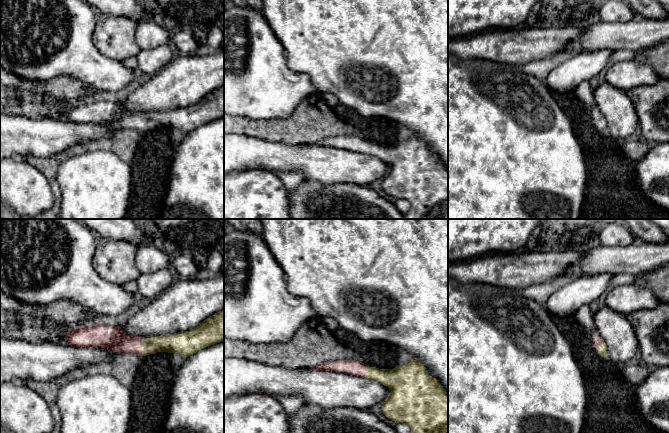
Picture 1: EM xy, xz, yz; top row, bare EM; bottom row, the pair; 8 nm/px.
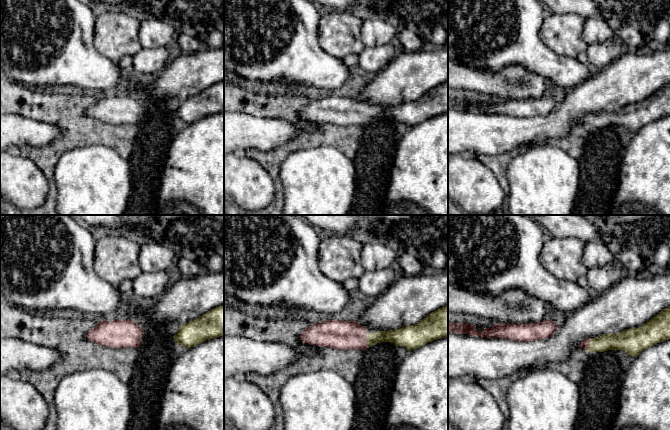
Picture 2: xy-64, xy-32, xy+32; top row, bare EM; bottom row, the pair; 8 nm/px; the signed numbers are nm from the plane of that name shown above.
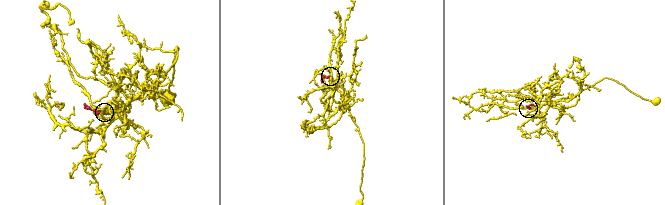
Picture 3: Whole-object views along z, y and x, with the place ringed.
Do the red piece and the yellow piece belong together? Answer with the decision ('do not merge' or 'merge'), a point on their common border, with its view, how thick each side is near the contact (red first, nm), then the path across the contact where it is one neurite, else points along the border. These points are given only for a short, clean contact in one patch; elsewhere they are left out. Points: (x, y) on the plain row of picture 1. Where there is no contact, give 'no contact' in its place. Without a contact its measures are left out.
merge | xy (141, 123) | 190/140 nm | across xy (114, 114), (141, 123), (171, 119)

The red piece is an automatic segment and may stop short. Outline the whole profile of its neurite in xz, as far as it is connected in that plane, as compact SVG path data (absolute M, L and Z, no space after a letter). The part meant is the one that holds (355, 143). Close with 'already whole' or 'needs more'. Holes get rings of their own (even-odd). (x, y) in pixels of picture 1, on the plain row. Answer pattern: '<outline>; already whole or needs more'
M411 134L393 145L369 143L359 135L329 137L312 145L352 150L380 158L391 165L382 179L383 190L411 204L410 210L404 215L405 219L448 219L448 169L418 135Z; needs more

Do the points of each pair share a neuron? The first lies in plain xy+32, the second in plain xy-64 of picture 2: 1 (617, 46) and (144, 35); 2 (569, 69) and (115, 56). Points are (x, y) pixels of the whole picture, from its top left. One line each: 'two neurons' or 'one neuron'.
1: two neurons
2: two neurons

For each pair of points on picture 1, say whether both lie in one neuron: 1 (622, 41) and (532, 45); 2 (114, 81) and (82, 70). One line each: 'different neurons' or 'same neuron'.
1: different neurons
2: same neuron

